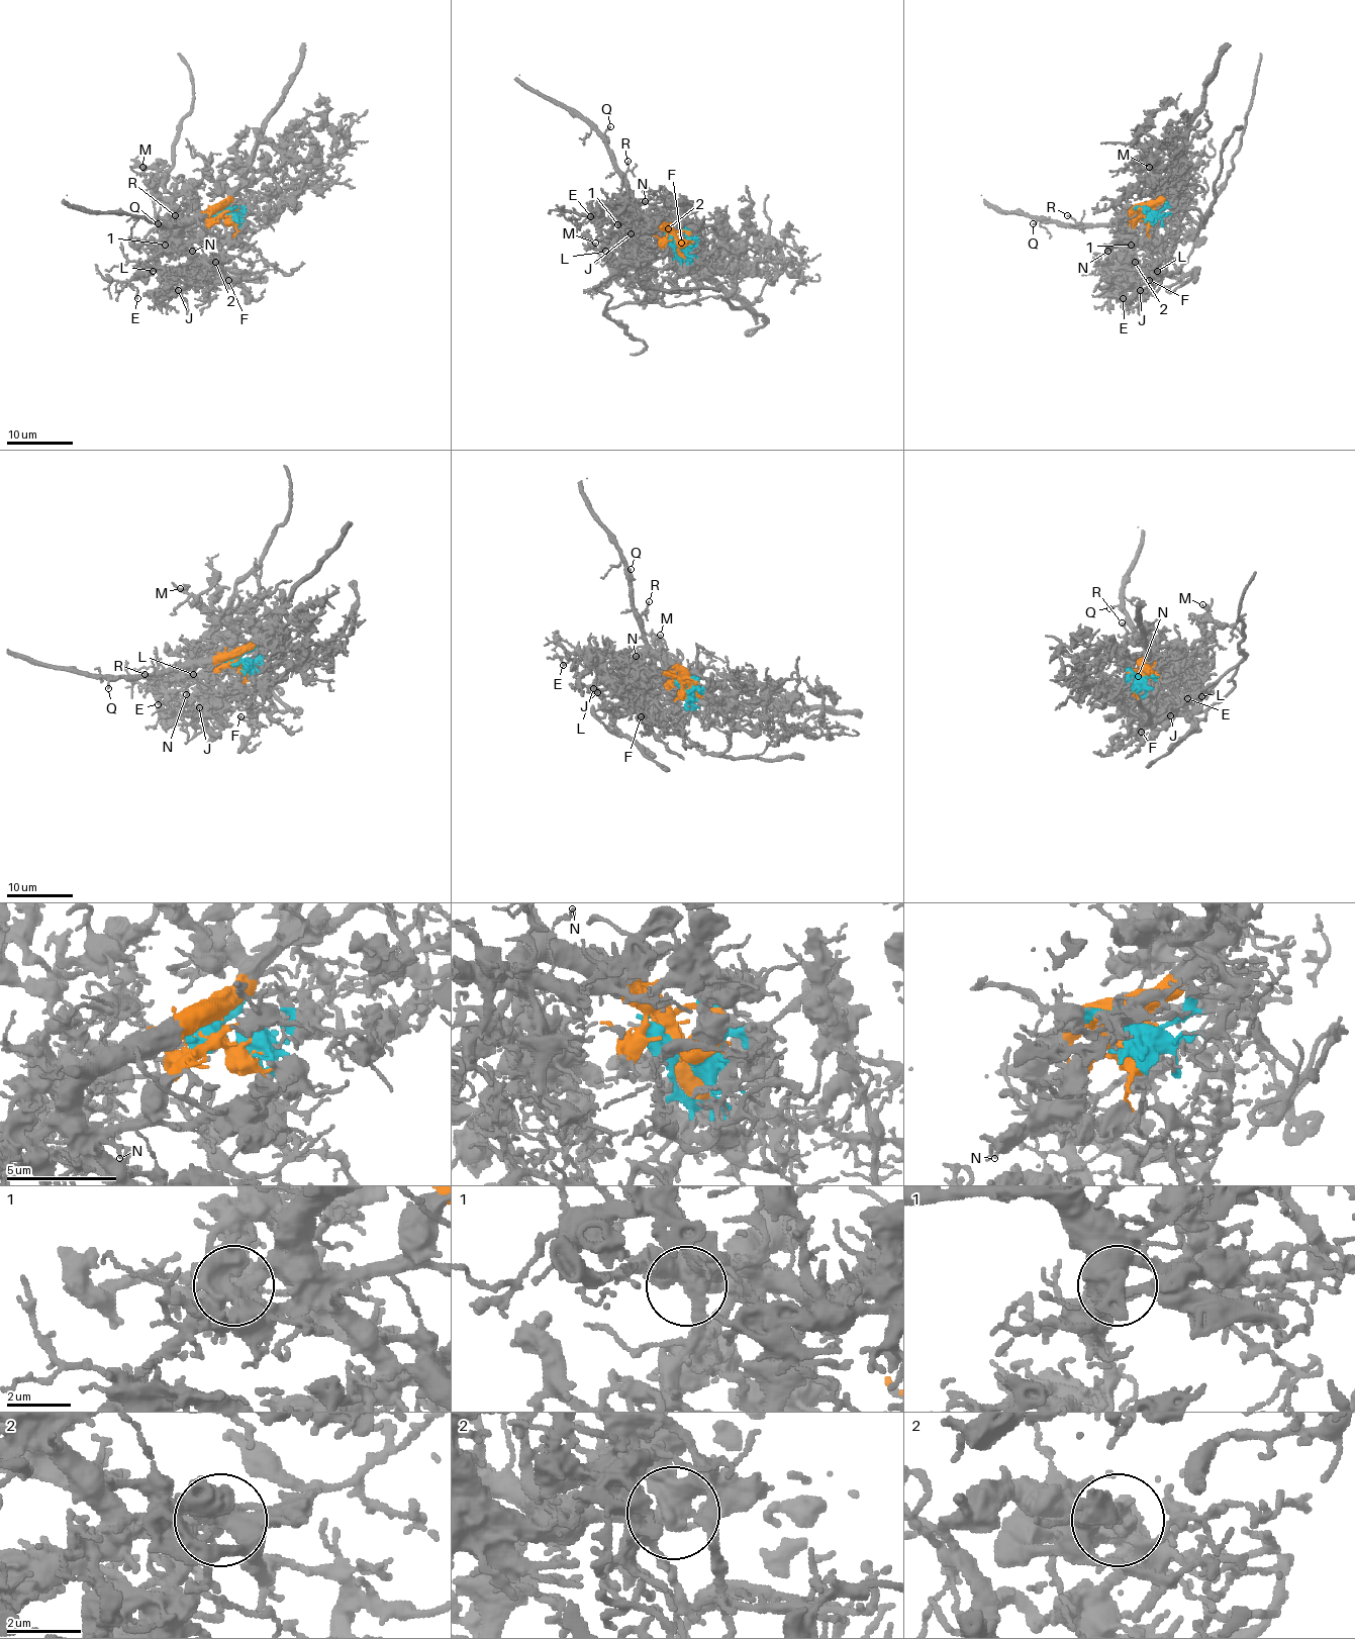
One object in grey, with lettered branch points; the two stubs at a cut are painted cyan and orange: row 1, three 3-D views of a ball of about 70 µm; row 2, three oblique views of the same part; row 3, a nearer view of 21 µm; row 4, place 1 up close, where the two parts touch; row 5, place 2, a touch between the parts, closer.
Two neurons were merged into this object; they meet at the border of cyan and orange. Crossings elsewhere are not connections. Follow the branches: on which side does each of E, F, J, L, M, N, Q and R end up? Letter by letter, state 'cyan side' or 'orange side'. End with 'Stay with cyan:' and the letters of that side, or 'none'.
E: orange side
F: cyan side
J: cyan side
L: cyan side
M: cyan side
N: orange side
Q: orange side
R: orange side
Stay with cyan: F, J, L, M

